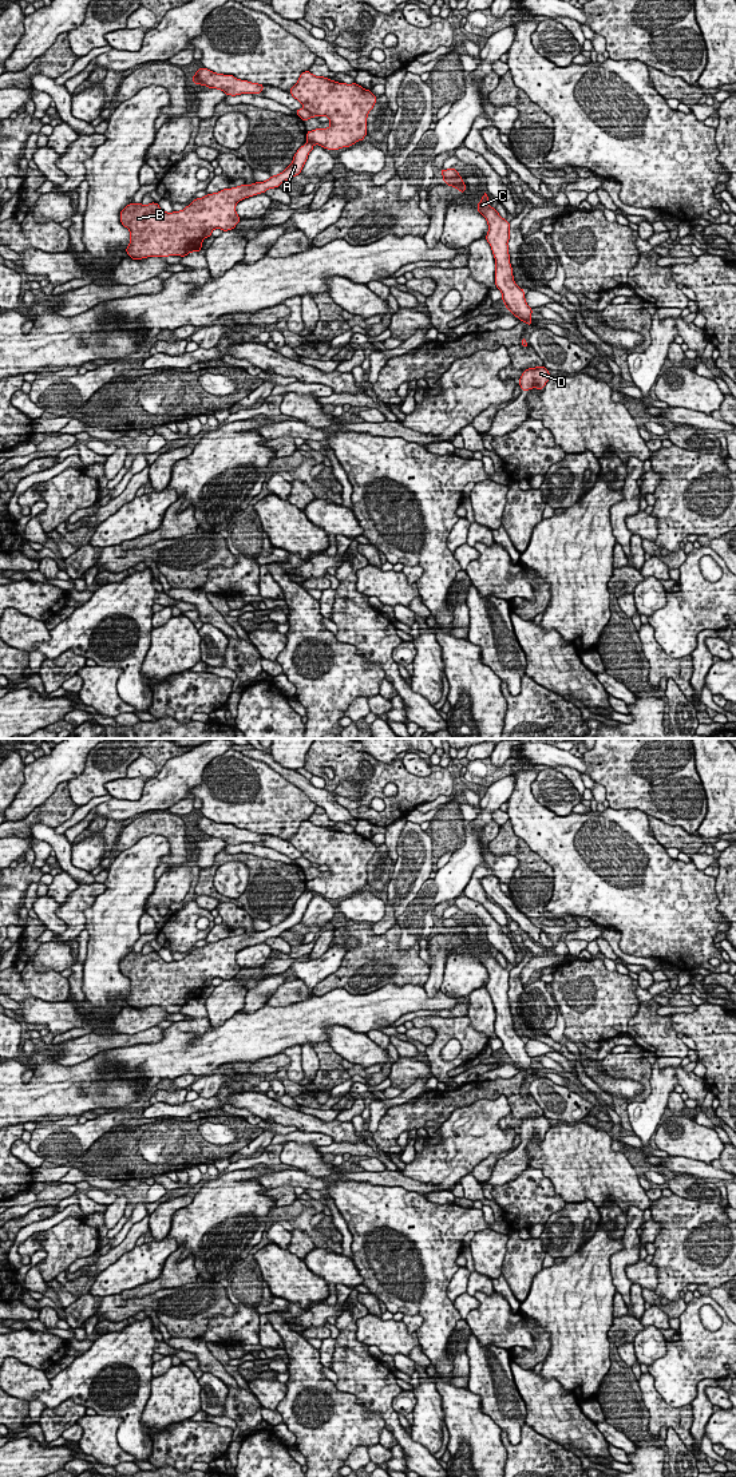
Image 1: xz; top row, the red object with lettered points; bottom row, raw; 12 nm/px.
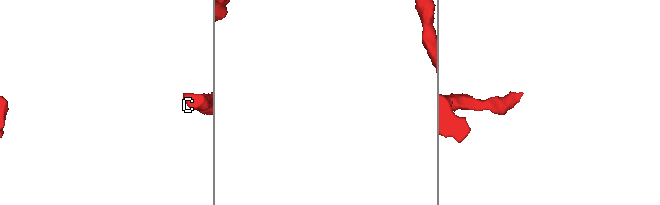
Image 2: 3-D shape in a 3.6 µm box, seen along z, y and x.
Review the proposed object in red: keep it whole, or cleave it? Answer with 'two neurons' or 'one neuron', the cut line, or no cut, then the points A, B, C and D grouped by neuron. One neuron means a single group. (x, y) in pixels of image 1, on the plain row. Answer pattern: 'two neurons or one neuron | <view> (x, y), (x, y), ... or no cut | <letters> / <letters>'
two neurons | xz (304, 856), (316, 864) | A B / C D

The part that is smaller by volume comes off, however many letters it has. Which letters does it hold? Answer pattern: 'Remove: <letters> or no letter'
Remove: C, D

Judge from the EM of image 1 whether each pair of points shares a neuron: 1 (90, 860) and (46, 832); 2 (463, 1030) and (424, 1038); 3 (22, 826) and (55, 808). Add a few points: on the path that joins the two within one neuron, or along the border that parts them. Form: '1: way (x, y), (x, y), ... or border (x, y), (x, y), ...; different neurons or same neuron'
1: border (71, 844), (71, 863), (88, 872); different neurons
2: border (414, 1025), (431, 1028), (435, 1033), (435, 1040); different neurons
3: way (30, 819), (47, 814); same neuron

